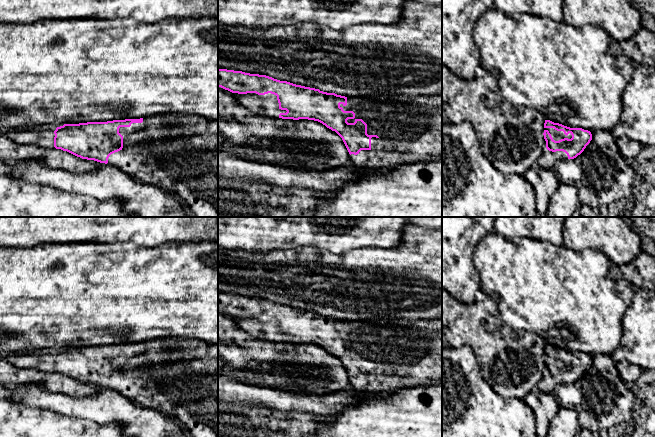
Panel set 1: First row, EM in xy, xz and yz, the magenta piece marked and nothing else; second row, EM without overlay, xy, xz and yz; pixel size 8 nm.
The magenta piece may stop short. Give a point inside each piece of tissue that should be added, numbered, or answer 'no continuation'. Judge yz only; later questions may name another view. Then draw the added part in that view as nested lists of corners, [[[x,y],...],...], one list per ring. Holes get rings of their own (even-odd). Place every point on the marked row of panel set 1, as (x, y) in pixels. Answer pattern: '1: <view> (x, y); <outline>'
1: yz (556, 135); [[[545,128],[545,130],[549,131],[549,133],[551,134],[553,140],[555,140],[555,141],[559,141],[559,140],[564,139],[564,138],[568,138],[568,139],[572,138],[571,133],[569,133],[566,136],[563,131],[557,131],[554,128]]]

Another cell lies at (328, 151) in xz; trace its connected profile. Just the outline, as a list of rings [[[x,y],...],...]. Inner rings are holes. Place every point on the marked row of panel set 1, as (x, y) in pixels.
[[[218,87],[218,119],[242,123],[258,140],[255,146],[233,147],[230,153],[300,171],[325,171],[352,164],[342,138],[335,131],[314,120],[256,115],[237,100],[242,96]]]

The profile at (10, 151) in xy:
[[[0,133],[0,159],[8,164],[39,161],[51,168],[70,172],[93,172],[101,164],[61,149],[19,144],[4,133]]]

